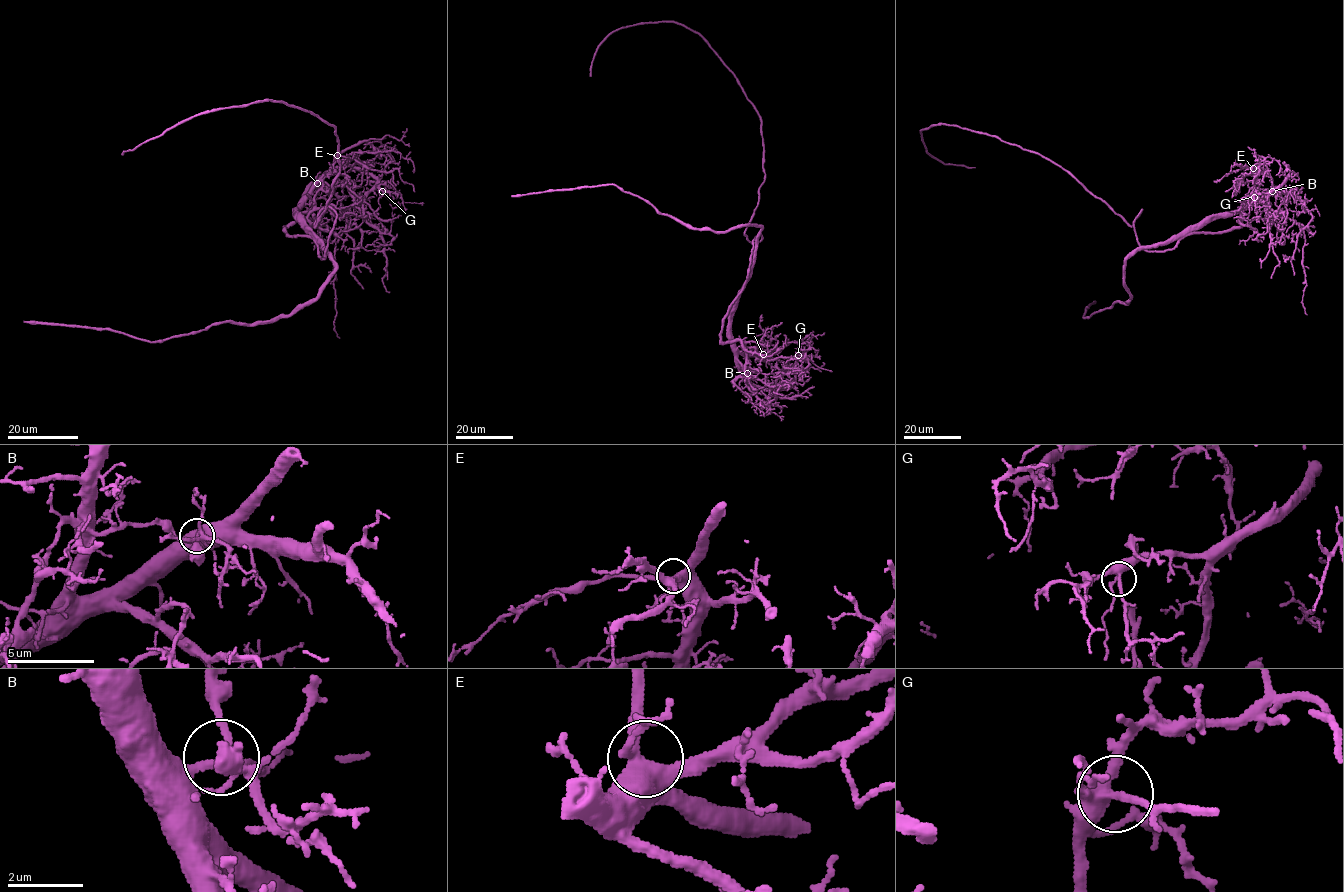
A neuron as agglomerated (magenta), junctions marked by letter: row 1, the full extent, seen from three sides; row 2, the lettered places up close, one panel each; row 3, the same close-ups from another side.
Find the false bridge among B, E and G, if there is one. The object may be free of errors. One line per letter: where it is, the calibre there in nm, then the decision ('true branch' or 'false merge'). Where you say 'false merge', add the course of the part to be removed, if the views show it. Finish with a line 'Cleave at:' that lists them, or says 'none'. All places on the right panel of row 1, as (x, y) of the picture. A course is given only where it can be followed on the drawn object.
B: place (1272, 191); calibre 280 nm; false merge; course (1272, 191), (1249, 190), (1239, 227), (1147, 251), (1141, 209), (1130, 226), (1050, 160), (921, 131), (975, 167)
E: place (1253, 168); calibre 400 nm; true branch
G: place (1254, 197); calibre 320 nm; true branch
Cleave at: B

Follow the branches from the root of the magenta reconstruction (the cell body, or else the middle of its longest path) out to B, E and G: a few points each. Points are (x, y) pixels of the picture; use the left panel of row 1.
B: (331, 209), (336, 218), (325, 257), (321, 258), (314, 238), (297, 219), (303, 194), (314, 183), (318, 184)
E: (331, 209), (336, 218), (325, 257), (321, 258), (314, 238), (297, 219), (297, 207), (337, 155)
G: (331, 209), (336, 218), (321, 258), (297, 219), (303, 194), (344, 166), (369, 172), (382, 191)

